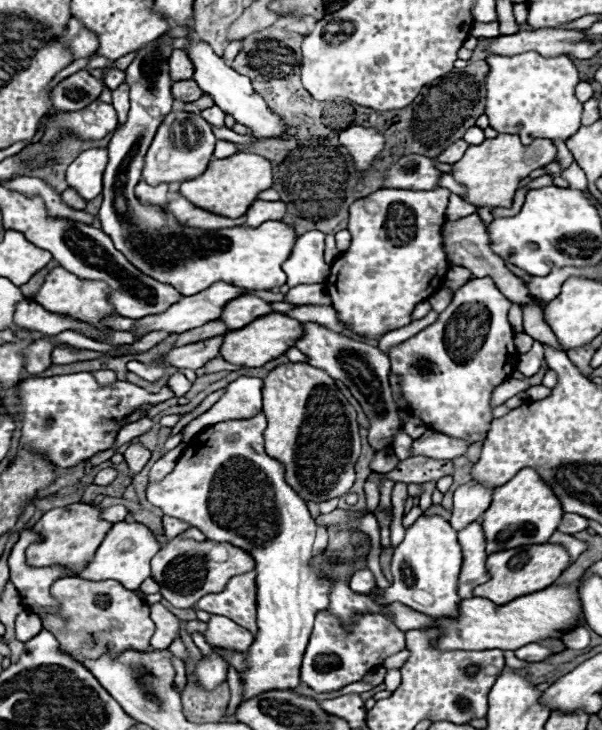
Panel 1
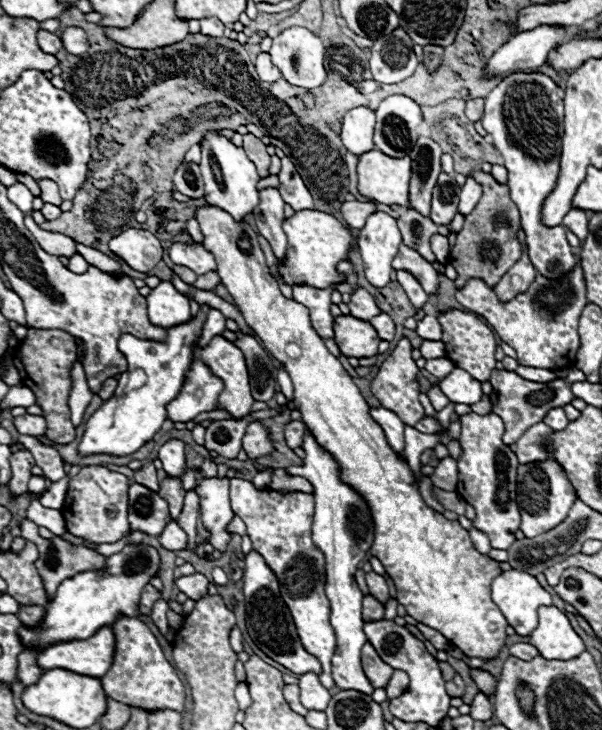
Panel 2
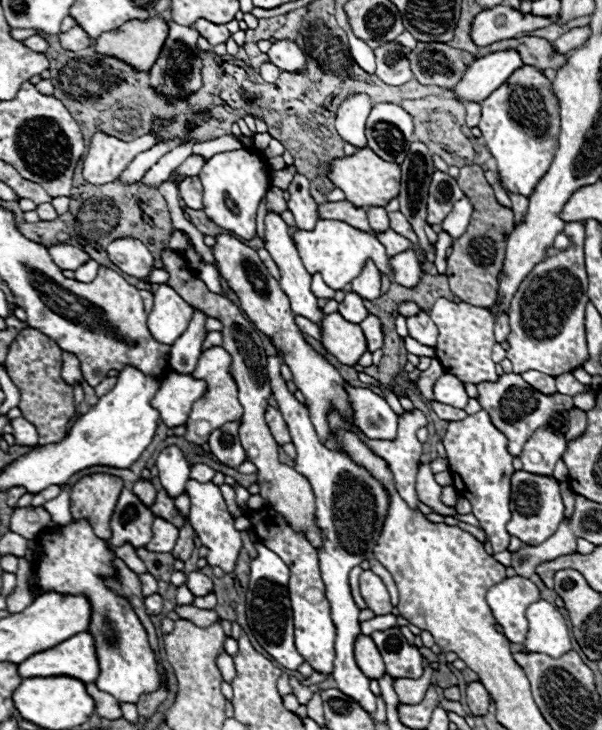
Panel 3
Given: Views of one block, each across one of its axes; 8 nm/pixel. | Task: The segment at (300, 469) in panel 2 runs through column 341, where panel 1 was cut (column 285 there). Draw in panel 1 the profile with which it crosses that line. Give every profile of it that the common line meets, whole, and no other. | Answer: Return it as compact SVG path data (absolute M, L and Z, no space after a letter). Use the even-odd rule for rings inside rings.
M258 412L256 416L248 418L248 420L226 420L226 422L218 422L218 424L212 424L208 426L206 430L202 430L200 434L196 434L188 446L184 448L184 452L180 454L180 458L176 460L176 466L174 470L164 478L160 480L158 484L152 484L152 488L146 490L146 496L148 496L148 502L152 502L154 506L158 506L164 516L170 516L170 518L178 518L182 522L188 522L190 526L196 526L208 540L218 540L218 542L230 542L234 546L240 546L244 550L248 550L254 560L256 560L256 584L258 584L258 638L254 640L254 644L250 646L250 650L246 652L246 662L248 662L248 668L246 672L240 672L242 680L244 680L244 698L252 698L260 692L266 692L266 690L276 690L276 688L296 688L300 684L300 664L302 664L302 656L304 656L304 650L306 650L306 644L308 644L308 638L312 634L312 626L314 626L314 616L316 616L316 610L324 610L328 606L328 582L322 580L312 568L310 568L310 558L312 558L312 544L314 544L314 536L316 536L316 522L314 518L310 516L308 508L306 508L306 502L300 498L300 494L296 490L292 490L292 486L284 480L284 466L282 462L278 462L276 458L268 456L264 452L264 428L266 428L266 416L264 412Z

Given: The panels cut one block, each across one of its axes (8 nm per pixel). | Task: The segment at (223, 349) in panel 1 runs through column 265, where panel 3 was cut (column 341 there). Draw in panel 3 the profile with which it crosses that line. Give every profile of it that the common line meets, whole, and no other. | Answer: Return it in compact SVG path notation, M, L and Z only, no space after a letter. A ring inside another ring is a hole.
M338 312L326 314L322 318L320 334L326 352L330 352L344 366L354 366L366 352L366 338L360 326L346 322Z

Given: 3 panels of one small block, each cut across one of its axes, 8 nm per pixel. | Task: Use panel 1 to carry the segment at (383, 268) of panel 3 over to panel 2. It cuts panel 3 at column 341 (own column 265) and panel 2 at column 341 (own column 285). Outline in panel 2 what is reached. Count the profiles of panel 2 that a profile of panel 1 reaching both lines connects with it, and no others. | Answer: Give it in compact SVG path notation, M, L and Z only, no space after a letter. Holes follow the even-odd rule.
M302 210L292 218L286 218L282 224L288 236L286 260L280 264L280 274L288 284L310 284L316 288L326 288L332 284L346 282L346 276L336 270L342 260L348 260L350 246L356 240L352 230L346 228L340 220L318 210Z

